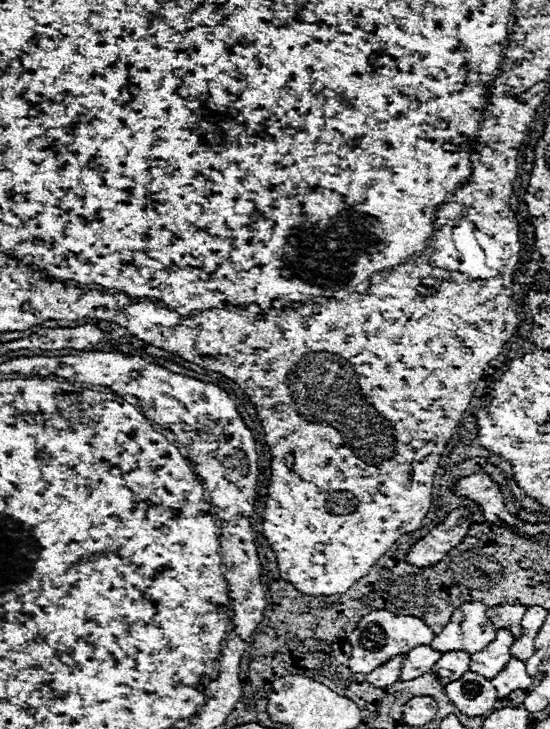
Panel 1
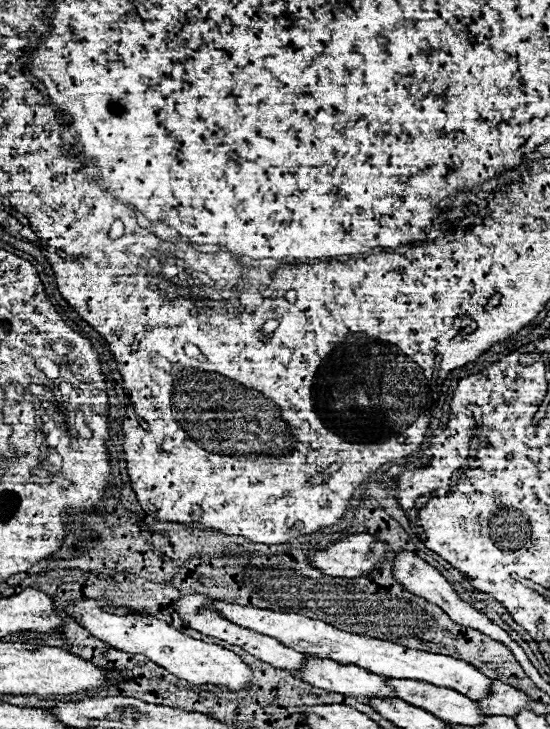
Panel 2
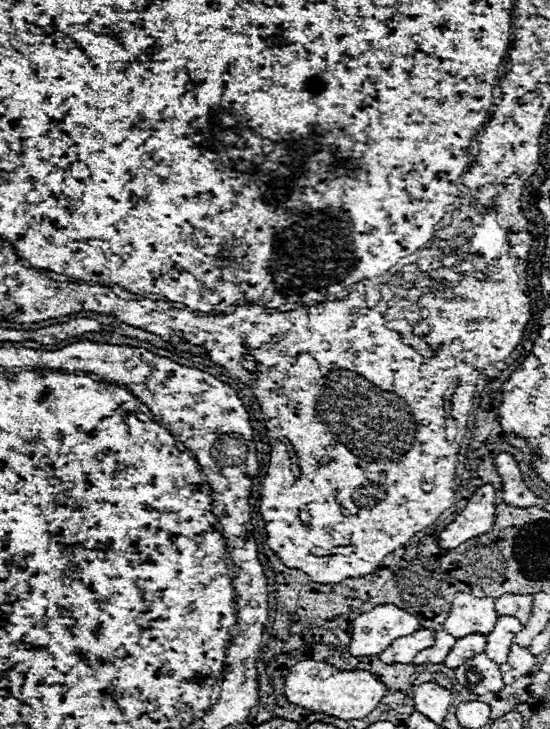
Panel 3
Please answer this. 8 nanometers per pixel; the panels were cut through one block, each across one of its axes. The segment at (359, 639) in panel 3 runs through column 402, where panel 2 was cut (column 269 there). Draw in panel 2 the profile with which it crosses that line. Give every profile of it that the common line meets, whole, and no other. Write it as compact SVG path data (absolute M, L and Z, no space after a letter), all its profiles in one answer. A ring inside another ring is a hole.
M222 600L208 606L208 610L218 610L230 622L236 622L238 626L250 628L264 636L272 636L278 642L282 642L284 646L294 648L296 652L318 656L318 658L330 658L340 664L356 664L368 672L388 676L388 678L414 678L414 680L422 680L422 682L432 682L436 686L448 686L452 690L460 690L460 694L464 694L472 700L484 698L492 684L492 680L486 678L478 668L470 666L468 662L456 660L452 656L412 650L412 648L406 648L406 646L400 646L394 642L376 640L376 638L368 638L368 636L360 636L360 634L350 634L350 632L338 630L322 620L312 620L302 614L284 614L284 612L262 610L262 608L254 608L254 606L226 604Z

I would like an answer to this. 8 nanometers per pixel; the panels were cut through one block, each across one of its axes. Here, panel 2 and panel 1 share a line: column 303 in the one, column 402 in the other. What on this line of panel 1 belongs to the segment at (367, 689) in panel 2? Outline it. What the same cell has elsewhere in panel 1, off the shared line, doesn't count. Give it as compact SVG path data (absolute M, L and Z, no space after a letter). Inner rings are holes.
M420 644L408 652L408 658L404 660L404 670L400 672L400 680L412 680L420 674L426 674L432 670L434 662L438 662L442 652L432 650L430 644Z

